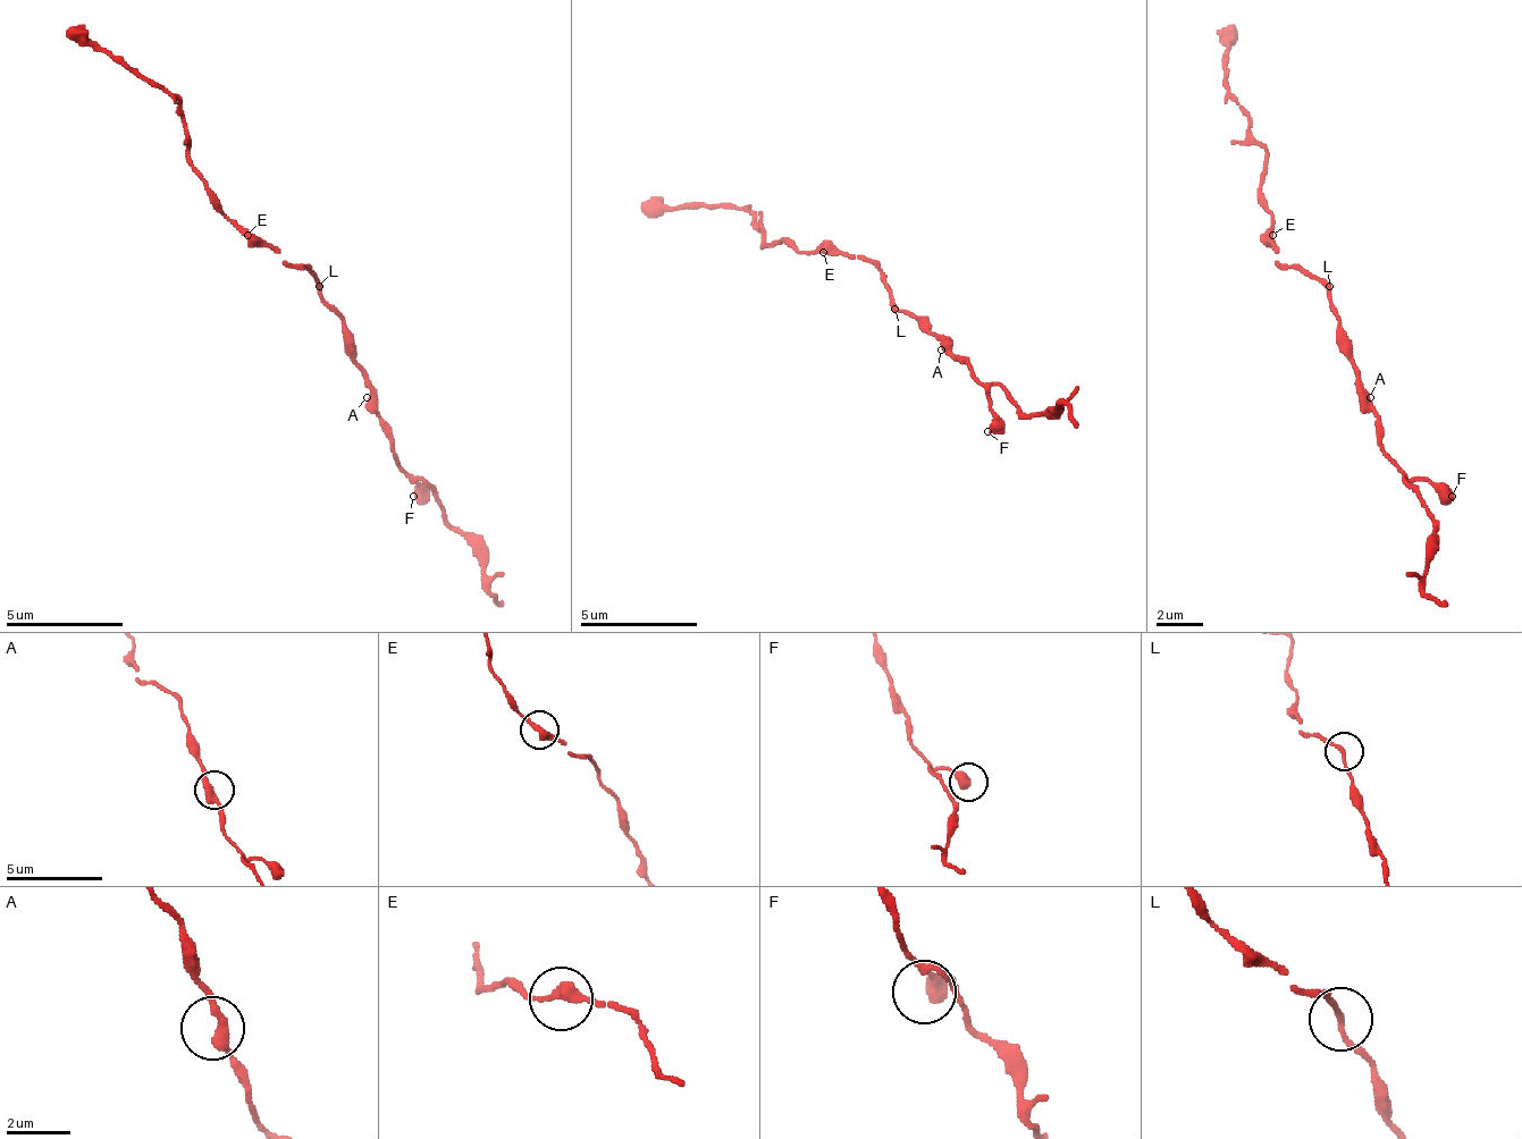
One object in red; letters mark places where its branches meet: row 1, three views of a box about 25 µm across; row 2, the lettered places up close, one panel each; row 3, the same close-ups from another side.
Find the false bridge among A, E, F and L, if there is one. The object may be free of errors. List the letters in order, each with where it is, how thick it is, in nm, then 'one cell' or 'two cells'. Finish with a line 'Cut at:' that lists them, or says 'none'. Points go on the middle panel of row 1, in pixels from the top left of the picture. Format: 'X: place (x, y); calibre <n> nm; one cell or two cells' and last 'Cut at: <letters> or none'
A: place (941, 349); calibre 340 nm; one cell
E: place (823, 252); calibre 320 nm; one cell
F: place (987, 431); calibre 500 nm; one cell
L: place (894, 309); calibre 150 nm; one cell
Cut at: none

